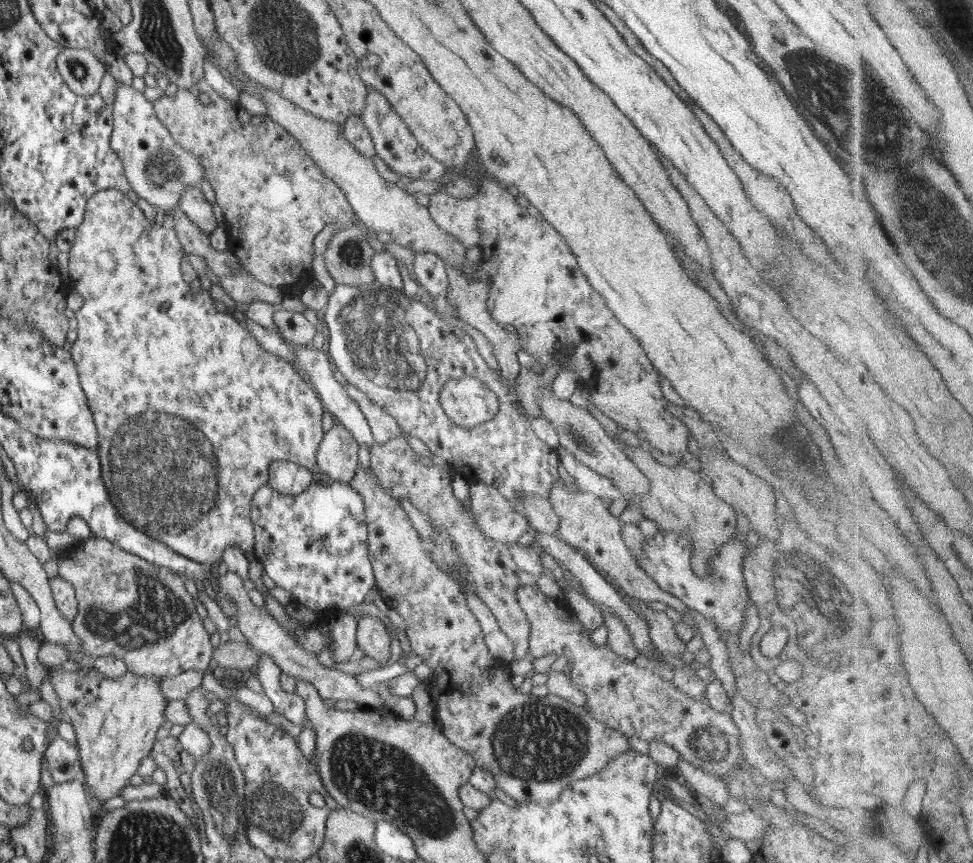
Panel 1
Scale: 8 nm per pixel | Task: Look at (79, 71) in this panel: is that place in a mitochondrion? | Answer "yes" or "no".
yes

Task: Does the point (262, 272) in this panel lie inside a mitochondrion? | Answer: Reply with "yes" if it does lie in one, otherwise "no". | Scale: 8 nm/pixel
no

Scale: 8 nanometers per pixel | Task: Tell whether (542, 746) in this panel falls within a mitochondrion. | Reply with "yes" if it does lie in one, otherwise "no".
yes

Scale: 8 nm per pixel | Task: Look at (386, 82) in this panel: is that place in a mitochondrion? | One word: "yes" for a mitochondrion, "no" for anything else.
no

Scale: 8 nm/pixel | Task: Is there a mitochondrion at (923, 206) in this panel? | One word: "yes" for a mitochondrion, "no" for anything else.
yes

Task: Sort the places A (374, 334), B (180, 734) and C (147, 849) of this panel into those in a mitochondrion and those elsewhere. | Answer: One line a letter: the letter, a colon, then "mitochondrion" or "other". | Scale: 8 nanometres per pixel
A: mitochondrion
B: other
C: mitochondrion

